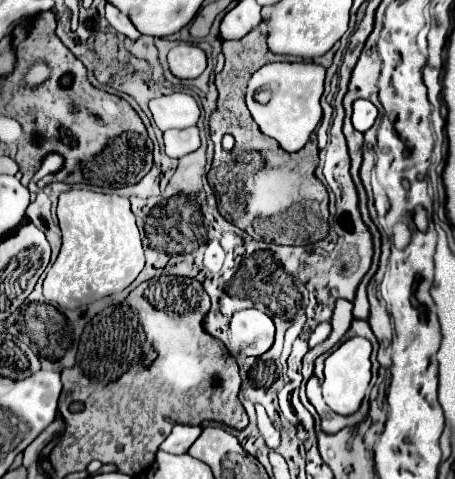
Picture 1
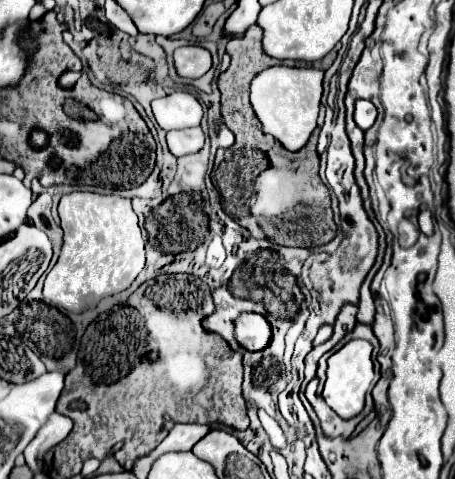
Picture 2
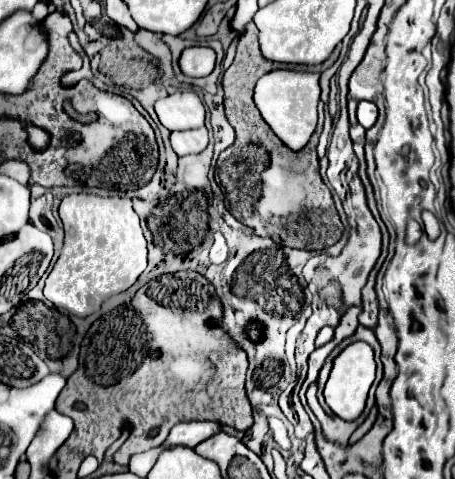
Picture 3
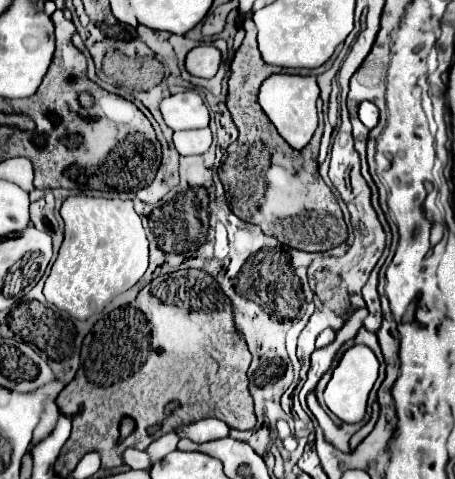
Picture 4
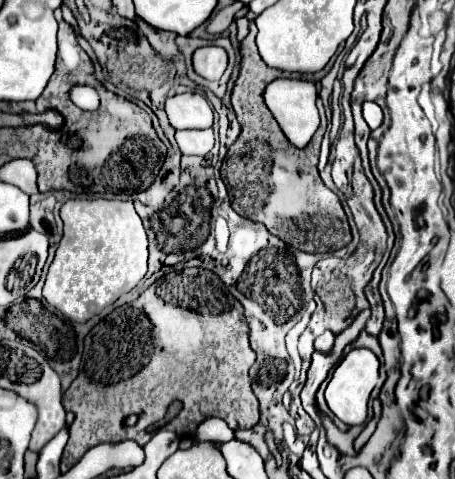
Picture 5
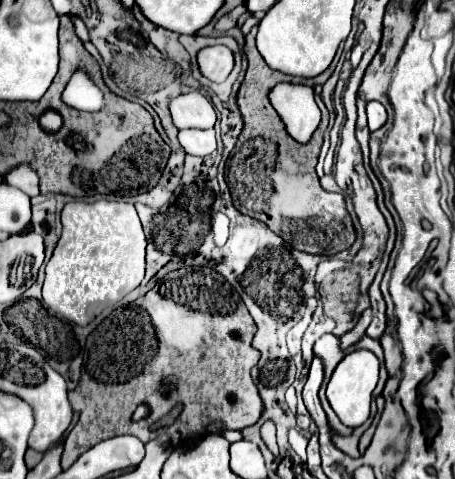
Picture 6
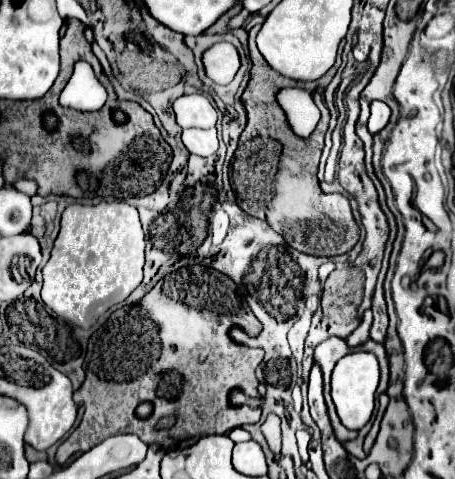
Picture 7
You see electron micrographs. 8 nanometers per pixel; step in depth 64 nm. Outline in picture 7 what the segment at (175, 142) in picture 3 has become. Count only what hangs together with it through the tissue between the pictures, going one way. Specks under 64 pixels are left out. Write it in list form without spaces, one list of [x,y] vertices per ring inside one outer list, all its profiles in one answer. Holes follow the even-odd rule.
[[[188,128],[182,130],[182,142],[188,148],[190,154],[196,156],[212,156],[218,150],[218,138],[216,138],[216,128],[210,130],[200,130],[200,128]]]

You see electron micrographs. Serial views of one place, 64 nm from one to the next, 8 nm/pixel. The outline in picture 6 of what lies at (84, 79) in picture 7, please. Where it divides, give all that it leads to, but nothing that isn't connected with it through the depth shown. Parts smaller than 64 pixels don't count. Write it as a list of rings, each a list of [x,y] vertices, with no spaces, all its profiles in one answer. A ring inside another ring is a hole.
[[[76,72],[72,76],[72,80],[68,82],[64,94],[62,94],[62,100],[72,106],[72,108],[78,108],[78,110],[86,110],[86,112],[98,112],[104,102],[102,102],[102,92],[100,88],[88,80],[86,72]]]

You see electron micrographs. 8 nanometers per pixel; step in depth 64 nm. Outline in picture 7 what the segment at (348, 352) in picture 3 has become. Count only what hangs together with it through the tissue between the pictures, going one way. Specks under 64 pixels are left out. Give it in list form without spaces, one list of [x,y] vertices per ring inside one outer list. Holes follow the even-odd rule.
[[[352,352],[346,354],[344,358],[338,360],[334,372],[332,372],[332,382],[330,382],[330,396],[336,406],[336,412],[346,428],[360,430],[372,416],[374,412],[374,392],[378,388],[380,380],[380,368],[378,360],[372,352]]]

